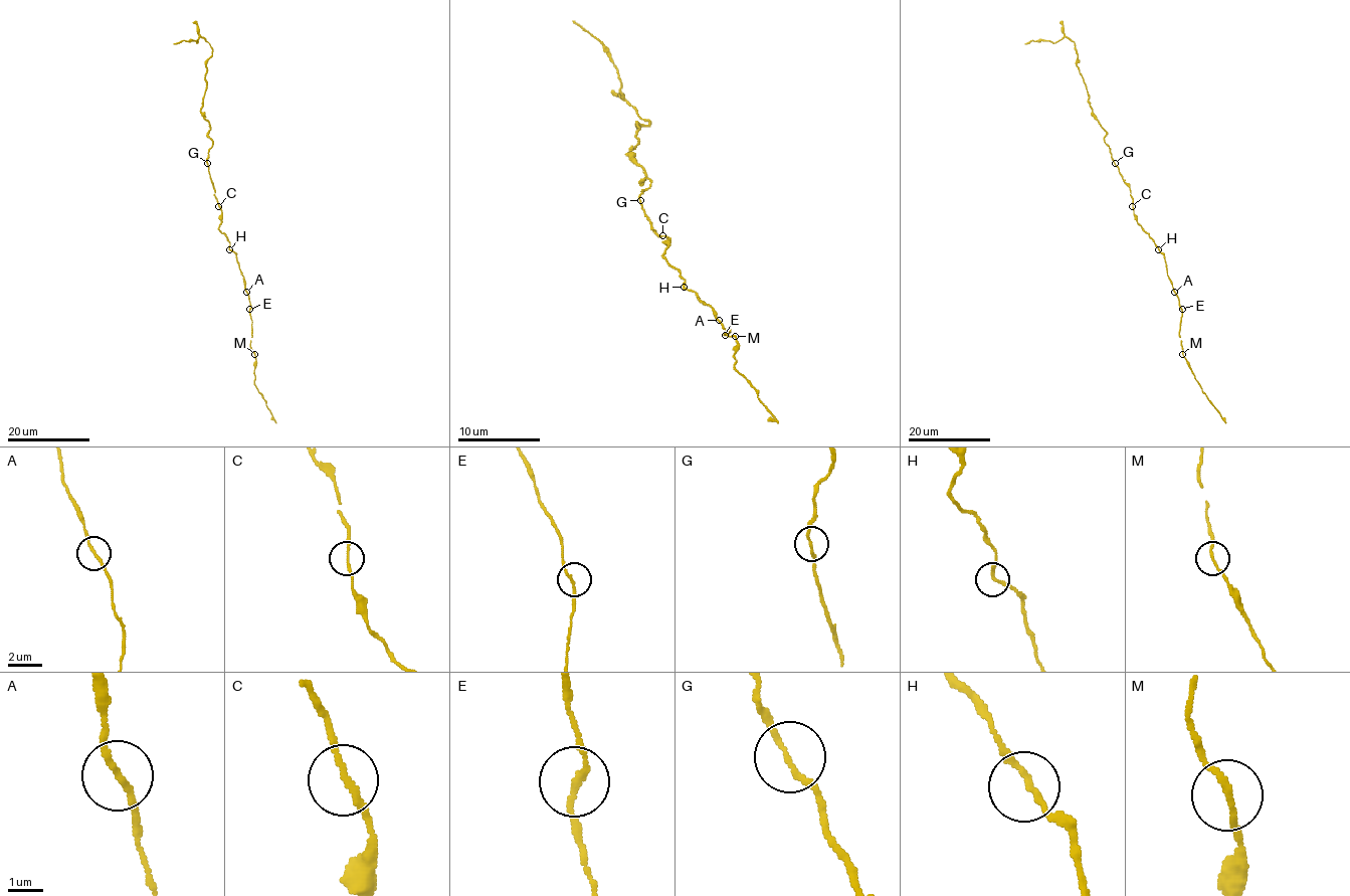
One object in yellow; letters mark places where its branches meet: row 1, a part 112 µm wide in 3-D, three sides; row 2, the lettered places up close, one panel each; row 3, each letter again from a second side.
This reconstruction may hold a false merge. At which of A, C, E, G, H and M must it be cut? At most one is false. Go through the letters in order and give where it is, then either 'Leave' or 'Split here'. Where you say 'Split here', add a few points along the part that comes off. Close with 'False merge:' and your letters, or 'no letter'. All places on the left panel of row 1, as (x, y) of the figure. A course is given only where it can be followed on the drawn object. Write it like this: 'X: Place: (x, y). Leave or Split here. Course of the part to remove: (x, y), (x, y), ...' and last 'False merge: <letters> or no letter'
A: Place: (246, 292). Leave
C: Place: (218, 206). Leave
E: Place: (249, 309). Leave
G: Place: (207, 163). Leave
H: Place: (229, 249). Leave
M: Place: (254, 354). Leave
False merge: no letter

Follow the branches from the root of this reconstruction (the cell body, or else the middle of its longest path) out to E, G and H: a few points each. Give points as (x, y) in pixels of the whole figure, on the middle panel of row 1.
E: (664, 235), (668, 247), (662, 255), (686, 281), (684, 287), (715, 312), (725, 335)
G: (664, 235), (658, 235), (652, 229), (640, 200)
H: (664, 235), (668, 237), (668, 247), (662, 255), (686, 281), (684, 287)

